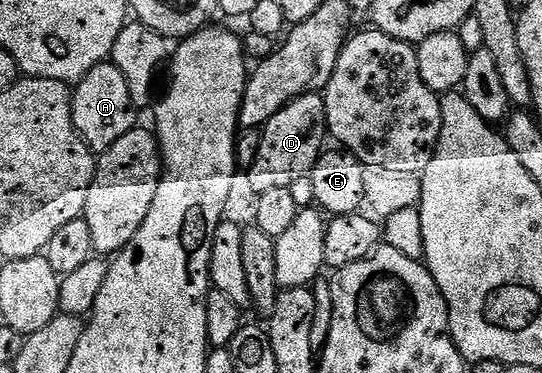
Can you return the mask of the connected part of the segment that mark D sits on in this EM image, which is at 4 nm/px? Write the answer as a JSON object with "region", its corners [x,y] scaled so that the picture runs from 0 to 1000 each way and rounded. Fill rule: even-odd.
{"region":[[[566,249],[537,271],[504,319],[496,319],[478,359],[474,426],[452,472],[472,523],[506,512],[509,501],[535,507],[548,480],[574,472],[574,450],[585,437],[589,413],[598,408],[596,367],[605,365],[600,276],[589,249]]]}

